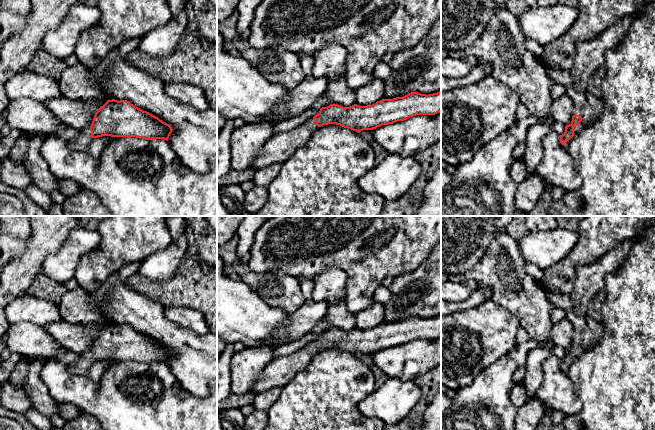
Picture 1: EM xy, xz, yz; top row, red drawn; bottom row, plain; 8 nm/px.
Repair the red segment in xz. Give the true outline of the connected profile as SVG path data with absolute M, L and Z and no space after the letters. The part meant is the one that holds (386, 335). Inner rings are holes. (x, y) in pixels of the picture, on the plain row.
M441 315L433 318L411 316L403 321L382 323L375 328L343 331L331 328L322 331L317 339L289 355L272 359L255 381L250 393L260 393L272 388L282 388L297 373L305 370L315 355L315 350L340 349L356 356L373 354L382 349L407 344L416 339L435 339L441 336Z

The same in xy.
M112 323L98 333L88 354L81 354L78 362L68 366L72 373L83 375L93 362L111 360L168 365L172 355L171 349L129 325Z

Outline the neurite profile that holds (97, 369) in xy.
M102 360L98 362L92 362L90 369L83 375L86 376L88 379L92 380L93 382L98 383L104 371L112 362L116 361Z

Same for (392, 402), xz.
M388 378L357 406L367 418L378 418L386 426L404 420L418 403L422 391L413 380L402 381Z

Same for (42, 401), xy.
M32 358L22 389L29 395L32 407L48 417L58 415L58 401L54 400L48 388L40 379L40 370L46 358Z

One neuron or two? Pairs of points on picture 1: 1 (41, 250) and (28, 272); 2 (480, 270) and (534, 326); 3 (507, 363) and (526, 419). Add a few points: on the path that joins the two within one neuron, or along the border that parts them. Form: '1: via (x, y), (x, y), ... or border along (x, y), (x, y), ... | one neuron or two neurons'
1: via (36, 255), (30, 261), (28, 267) | one neuron
2: via (494, 282), (524, 312) | one neuron
3: border along (518, 408), (515, 419) | two neurons

